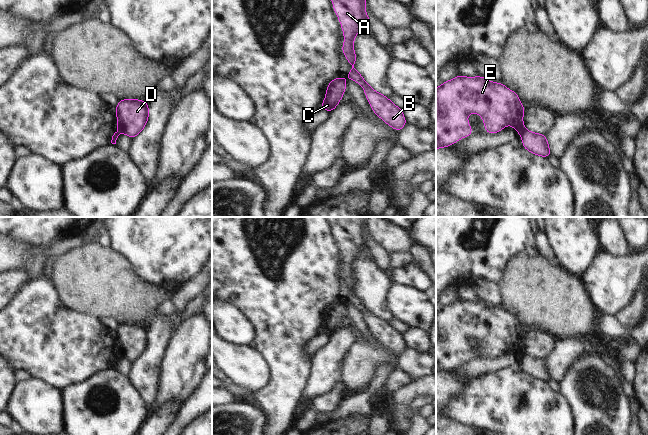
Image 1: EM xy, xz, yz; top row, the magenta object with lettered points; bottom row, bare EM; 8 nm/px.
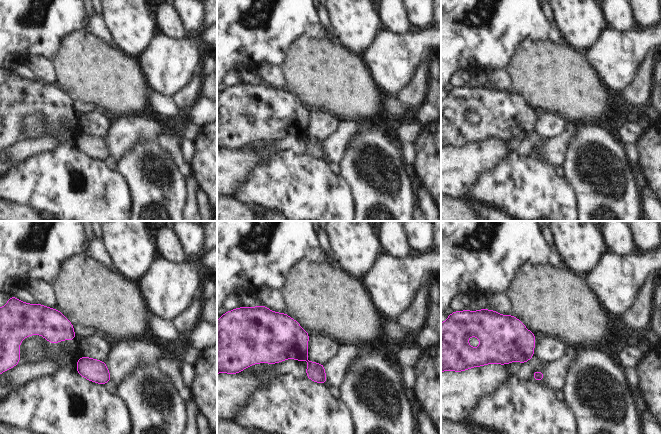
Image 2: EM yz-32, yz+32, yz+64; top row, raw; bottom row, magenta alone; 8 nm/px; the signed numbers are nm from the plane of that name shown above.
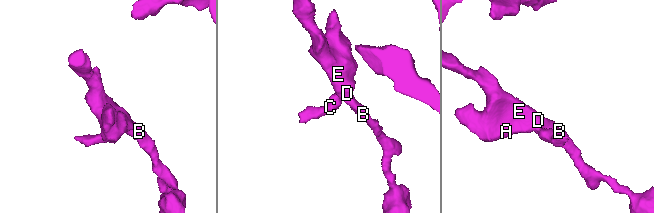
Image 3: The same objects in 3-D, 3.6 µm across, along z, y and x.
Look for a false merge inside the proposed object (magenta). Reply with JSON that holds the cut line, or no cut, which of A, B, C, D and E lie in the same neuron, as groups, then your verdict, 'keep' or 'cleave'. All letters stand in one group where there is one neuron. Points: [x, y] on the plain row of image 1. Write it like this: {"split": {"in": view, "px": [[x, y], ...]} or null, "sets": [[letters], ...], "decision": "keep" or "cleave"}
{"split": {"in": "yz", "px": [[524, 352], [520, 357]]}, "sets": [["A", "B", "D", "E"], ["C"]], "decision": "cleave"}

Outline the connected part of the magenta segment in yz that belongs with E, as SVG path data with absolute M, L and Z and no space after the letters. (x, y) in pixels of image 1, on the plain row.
M461 298L454 303L443 305L443 308L436 312L436 373L446 372L461 362L474 358L467 344L468 339L473 336L484 344L486 357L499 357L510 348L516 356L521 357L525 353L525 334L520 327L519 319L502 306L494 307L480 299L466 301Z

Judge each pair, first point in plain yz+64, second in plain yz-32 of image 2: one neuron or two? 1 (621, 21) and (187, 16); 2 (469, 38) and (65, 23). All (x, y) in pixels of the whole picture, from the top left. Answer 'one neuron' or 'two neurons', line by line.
1: two neurons
2: one neuron

